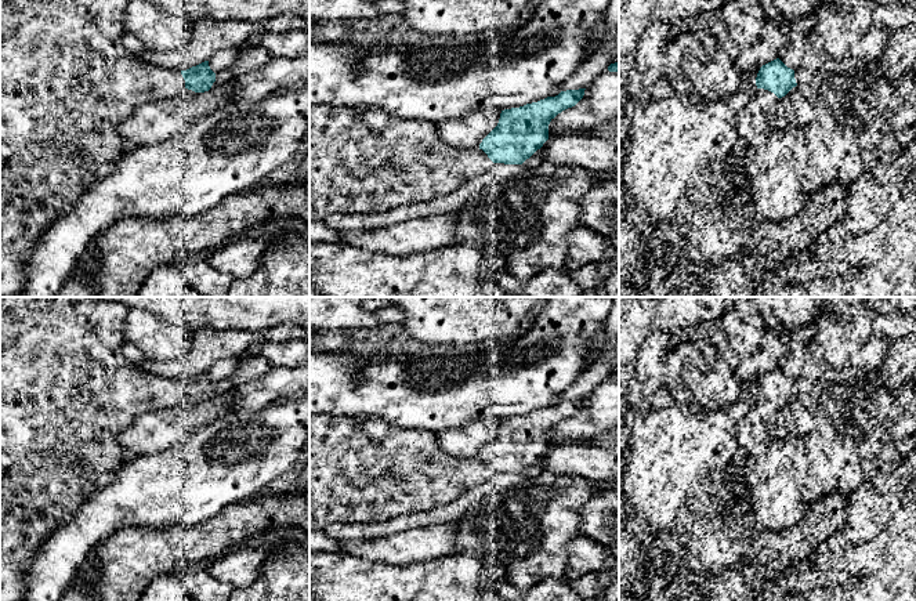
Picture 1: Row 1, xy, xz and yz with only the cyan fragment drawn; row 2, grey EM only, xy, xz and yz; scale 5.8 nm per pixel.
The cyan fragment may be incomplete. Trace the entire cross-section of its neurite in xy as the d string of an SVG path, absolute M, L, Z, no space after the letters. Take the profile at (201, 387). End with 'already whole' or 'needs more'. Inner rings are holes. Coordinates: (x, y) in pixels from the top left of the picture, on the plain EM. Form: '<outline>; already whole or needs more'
M204 370L187 380L181 380L185 390L185 398L195 402L209 401L216 391L216 383L210 379L209 370Z; already whole

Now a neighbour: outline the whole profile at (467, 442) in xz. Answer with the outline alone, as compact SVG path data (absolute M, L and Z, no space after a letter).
M486 419L461 428L449 428L435 435L438 445L446 453L463 459L477 459L482 449L497 435L500 423L502 420L497 419Z

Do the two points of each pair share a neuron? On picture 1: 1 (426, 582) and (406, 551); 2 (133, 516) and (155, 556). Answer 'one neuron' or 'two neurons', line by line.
1: two neurons
2: two neurons

